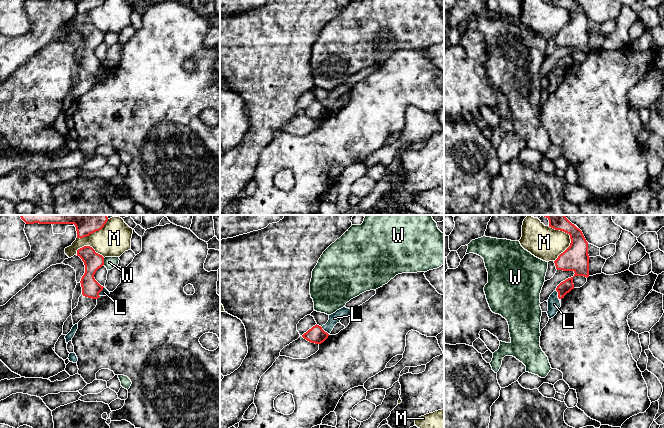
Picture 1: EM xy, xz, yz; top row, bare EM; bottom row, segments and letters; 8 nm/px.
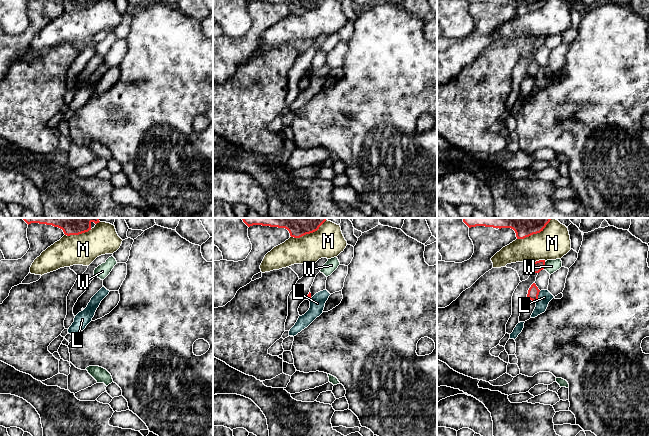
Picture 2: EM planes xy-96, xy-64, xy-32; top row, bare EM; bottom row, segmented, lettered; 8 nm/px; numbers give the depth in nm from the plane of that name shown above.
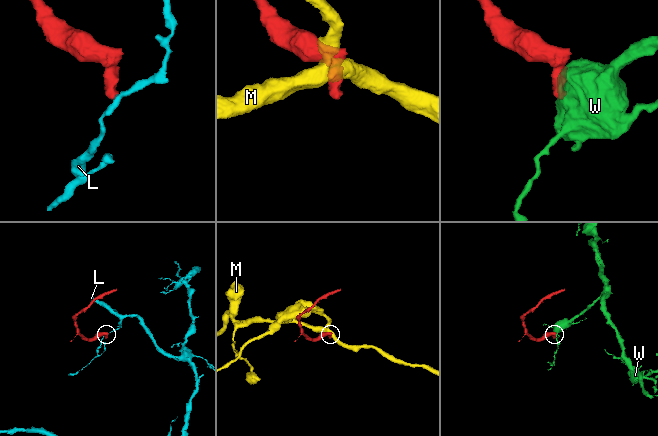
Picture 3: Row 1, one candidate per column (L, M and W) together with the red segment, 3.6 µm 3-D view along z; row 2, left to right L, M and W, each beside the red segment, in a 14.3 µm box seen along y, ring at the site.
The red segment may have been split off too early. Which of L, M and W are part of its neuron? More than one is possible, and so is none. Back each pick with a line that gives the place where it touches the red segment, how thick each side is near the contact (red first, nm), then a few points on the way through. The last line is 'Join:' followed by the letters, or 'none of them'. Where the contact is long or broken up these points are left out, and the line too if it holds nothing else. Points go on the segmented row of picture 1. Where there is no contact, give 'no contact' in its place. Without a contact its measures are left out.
Join: none of them

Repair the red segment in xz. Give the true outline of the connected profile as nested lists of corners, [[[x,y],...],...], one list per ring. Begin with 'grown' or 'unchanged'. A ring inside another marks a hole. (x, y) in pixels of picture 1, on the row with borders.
unchanged; [[[317,324],[302,335],[304,339],[315,344],[323,343],[328,338],[328,336],[329,334]]]

